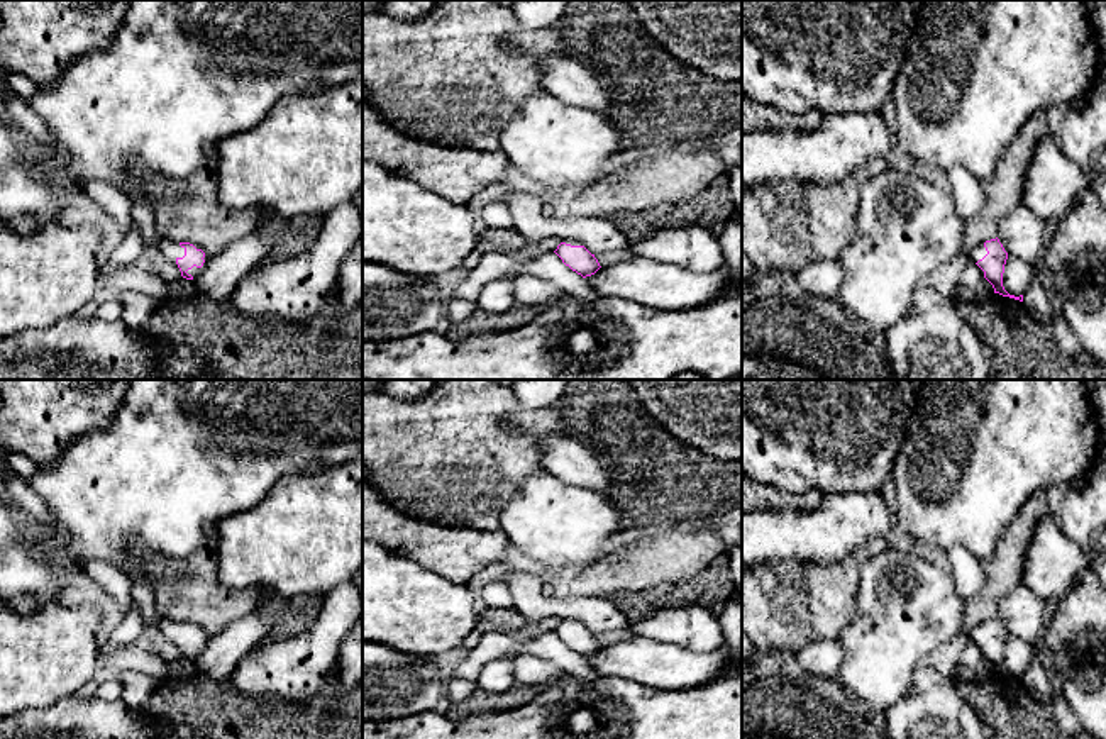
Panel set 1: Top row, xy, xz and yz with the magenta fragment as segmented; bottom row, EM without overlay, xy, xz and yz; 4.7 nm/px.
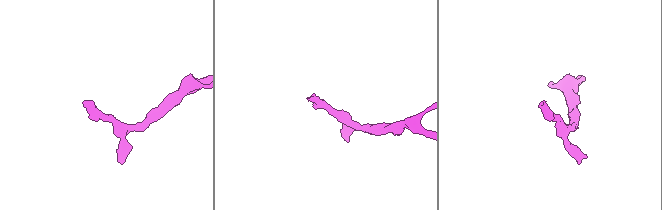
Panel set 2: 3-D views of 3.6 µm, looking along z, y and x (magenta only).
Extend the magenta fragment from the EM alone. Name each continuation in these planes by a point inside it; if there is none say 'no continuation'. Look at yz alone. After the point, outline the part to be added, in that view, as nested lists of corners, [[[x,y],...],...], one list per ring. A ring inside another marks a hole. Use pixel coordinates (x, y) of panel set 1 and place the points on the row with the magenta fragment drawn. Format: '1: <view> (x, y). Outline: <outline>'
1: yz (979, 251). Outline: [[[984,242],[977,244],[971,253],[969,253],[969,261],[977,263],[987,254]]]

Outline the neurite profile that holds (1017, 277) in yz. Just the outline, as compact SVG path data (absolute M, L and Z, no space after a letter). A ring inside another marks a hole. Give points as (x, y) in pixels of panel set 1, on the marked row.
M1008 256L1003 273L1003 286L1009 295L1020 297L1031 283L1038 266Z

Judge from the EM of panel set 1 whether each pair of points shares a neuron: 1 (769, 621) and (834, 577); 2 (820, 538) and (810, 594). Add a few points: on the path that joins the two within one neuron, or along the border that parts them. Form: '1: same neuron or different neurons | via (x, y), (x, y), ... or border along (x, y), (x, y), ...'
1: same neuron | via (785, 605), (810, 600), (818, 592)
2: different neurons | border along (854, 553), (830, 561), (776, 561)

